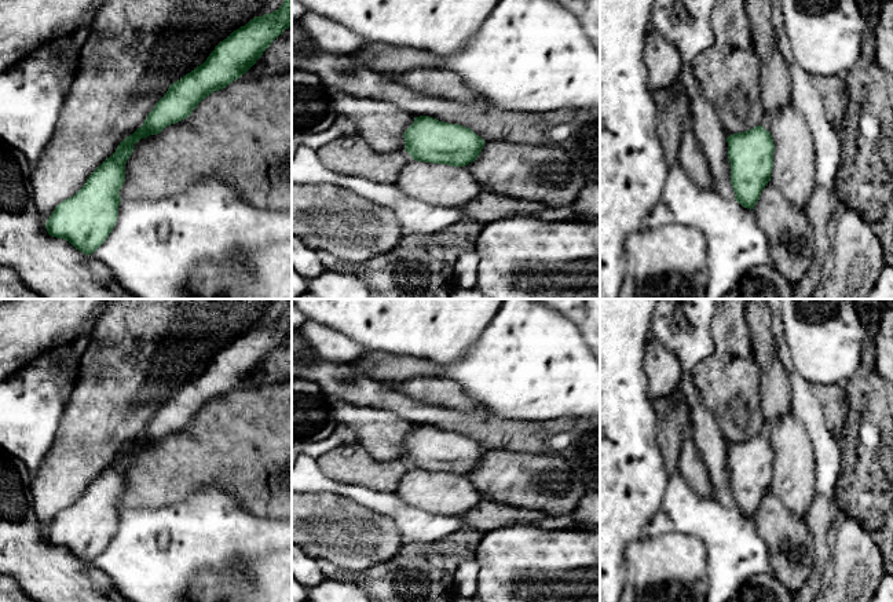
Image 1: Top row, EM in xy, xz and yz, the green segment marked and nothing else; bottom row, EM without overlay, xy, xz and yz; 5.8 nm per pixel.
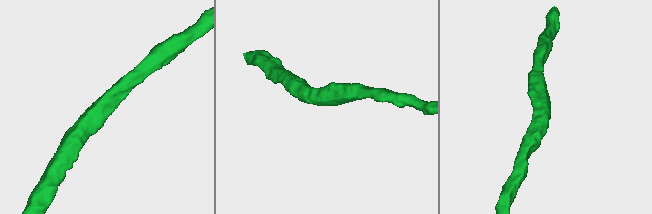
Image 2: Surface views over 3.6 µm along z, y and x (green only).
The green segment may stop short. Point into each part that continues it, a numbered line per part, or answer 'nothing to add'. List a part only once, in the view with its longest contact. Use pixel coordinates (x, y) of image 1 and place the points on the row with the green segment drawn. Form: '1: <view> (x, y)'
nothing to add

